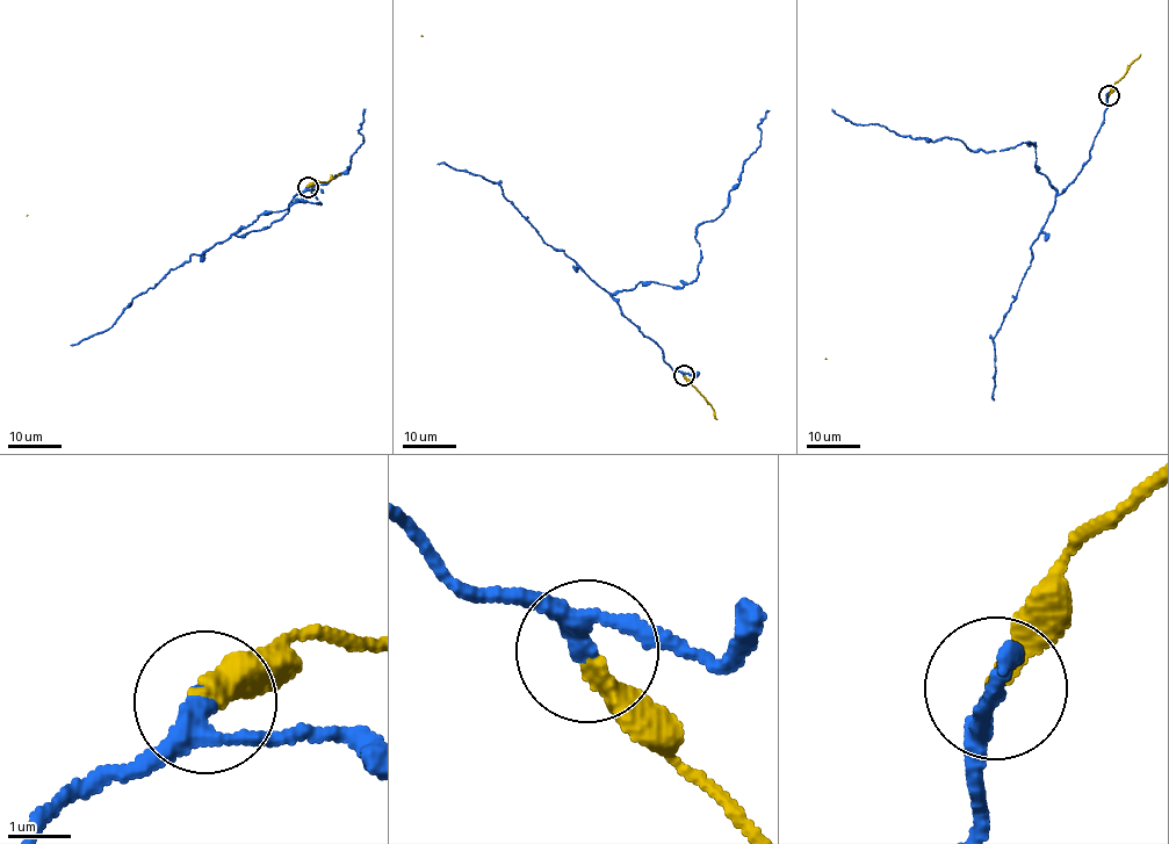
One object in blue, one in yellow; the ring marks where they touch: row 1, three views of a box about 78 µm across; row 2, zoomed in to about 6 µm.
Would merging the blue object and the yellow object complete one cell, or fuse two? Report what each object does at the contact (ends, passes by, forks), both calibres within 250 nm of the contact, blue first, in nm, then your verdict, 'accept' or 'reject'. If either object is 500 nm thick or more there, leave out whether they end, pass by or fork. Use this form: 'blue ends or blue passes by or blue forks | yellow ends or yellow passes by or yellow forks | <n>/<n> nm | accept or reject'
blue passes by | yellow ends | 240/320 nm | accept

